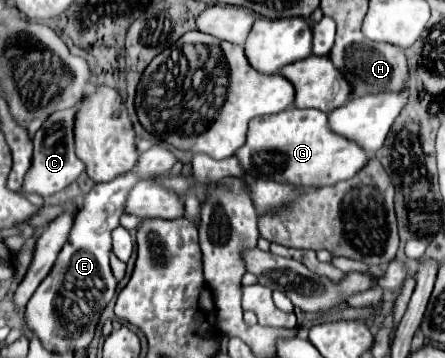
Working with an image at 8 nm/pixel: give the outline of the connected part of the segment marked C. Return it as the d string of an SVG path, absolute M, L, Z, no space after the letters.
M75 108L59 110L47 118L47 122L41 126L41 130L37 130L37 134L33 138L33 144L35 144L33 162L31 162L31 168L25 174L25 182L23 182L21 190L17 190L17 194L21 194L21 196L39 194L41 198L51 196L51 194L67 188L71 182L75 182L79 178L79 174L85 170L81 160L75 156L73 118L75 118Z

